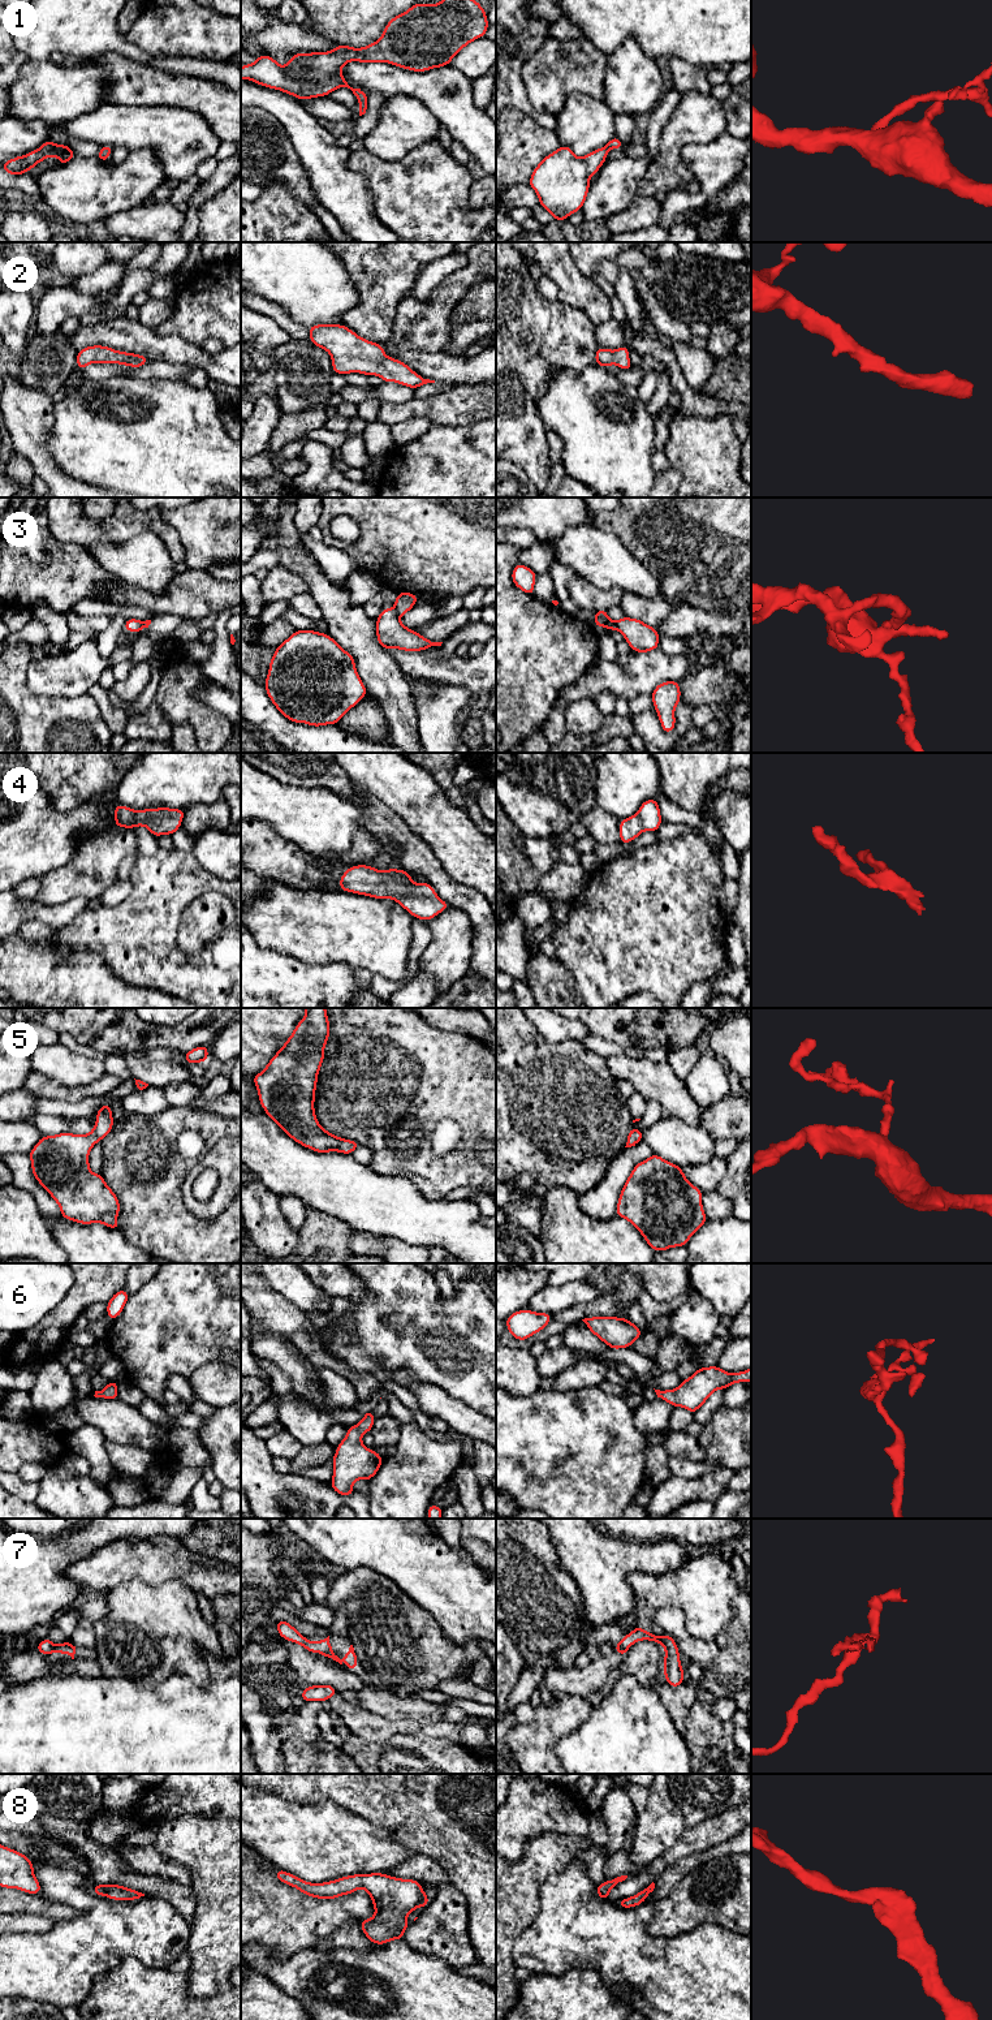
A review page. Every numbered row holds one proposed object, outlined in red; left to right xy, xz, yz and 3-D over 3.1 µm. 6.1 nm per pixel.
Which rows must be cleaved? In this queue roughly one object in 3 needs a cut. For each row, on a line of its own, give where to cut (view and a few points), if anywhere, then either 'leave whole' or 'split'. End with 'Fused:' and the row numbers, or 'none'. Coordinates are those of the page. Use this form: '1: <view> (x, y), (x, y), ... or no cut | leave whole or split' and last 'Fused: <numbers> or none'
1: no cut | leave whole
2: no cut | leave whole
3: yz (612, 621), (609, 629) | split
4: no cut | leave whole
5: no cut | leave whole
6: no cut | leave whole
7: xy (55, 1645), (47, 1654) | split
8: no cut | leave whole
Fused: 3, 7

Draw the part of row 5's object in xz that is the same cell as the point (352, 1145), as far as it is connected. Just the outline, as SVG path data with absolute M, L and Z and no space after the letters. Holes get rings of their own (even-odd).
M305 1008L305 1011L305 1017L298 1021L288 1041L266 1068L253 1078L258 1089L259 1103L266 1110L266 1115L297 1143L315 1153L337 1151L350 1155L361 1143L325 1130L319 1124L314 1108L318 1074L324 1061L324 1048L331 1034L327 1009Z

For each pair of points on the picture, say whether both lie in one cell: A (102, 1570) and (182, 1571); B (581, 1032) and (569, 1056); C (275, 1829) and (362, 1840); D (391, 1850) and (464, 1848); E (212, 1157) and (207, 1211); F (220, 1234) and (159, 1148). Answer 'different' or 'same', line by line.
A: same
B: different
C: same
D: different
E: same
F: same

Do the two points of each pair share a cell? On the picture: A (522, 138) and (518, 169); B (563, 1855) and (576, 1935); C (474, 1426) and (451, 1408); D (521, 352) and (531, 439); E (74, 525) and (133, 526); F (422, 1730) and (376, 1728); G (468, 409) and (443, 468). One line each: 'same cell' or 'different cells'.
A: same cell
B: different cells
C: same cell
D: same cell
E: same cell
F: same cell
G: different cells

